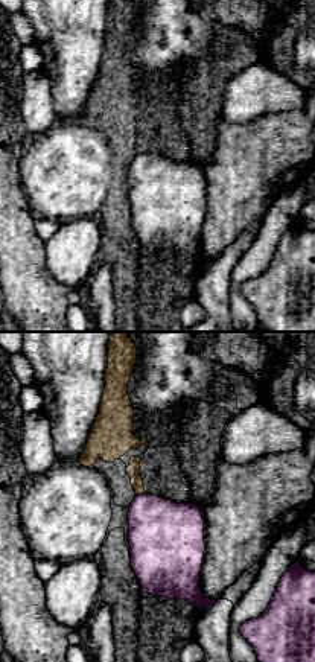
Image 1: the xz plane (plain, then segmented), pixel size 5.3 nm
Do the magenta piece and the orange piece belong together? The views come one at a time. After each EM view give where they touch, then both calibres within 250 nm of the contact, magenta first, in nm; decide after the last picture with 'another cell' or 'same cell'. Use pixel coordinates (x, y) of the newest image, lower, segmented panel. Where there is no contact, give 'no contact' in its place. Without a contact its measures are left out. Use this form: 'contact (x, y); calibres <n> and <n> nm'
contact (140, 495); calibres 380 and 70 nm

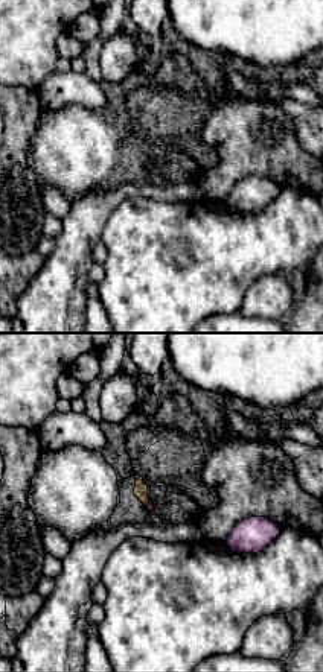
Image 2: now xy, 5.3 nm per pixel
contact (148, 504); calibres 40 and 80 nm

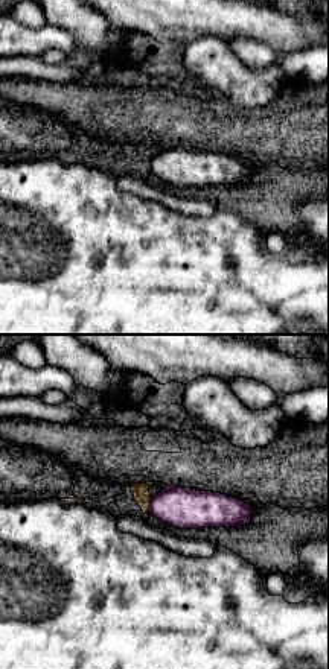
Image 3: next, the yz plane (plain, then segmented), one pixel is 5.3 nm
contact (150, 505); calibres 220 and 90 nm

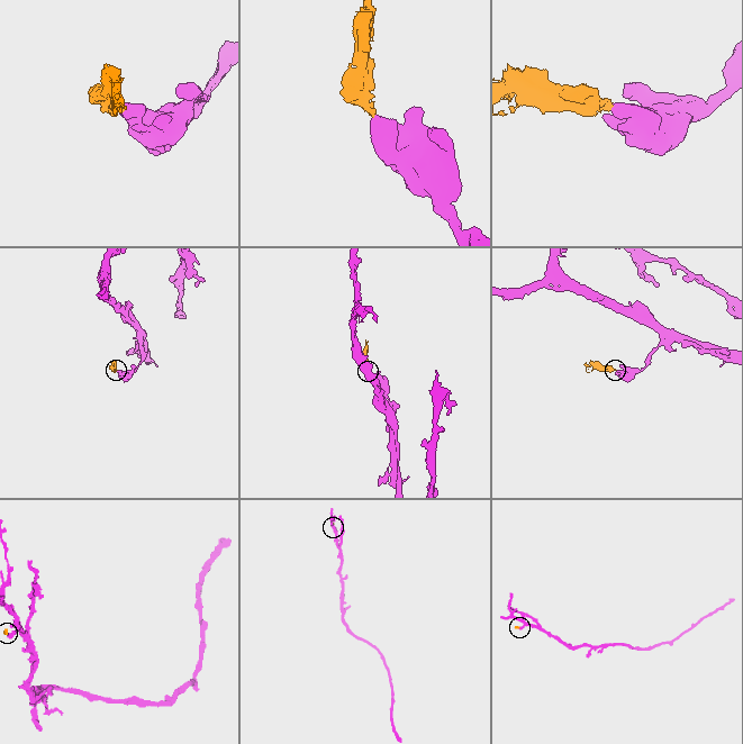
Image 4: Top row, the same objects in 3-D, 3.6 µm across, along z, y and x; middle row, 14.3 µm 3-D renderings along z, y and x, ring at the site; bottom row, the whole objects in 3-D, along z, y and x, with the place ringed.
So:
another cell

